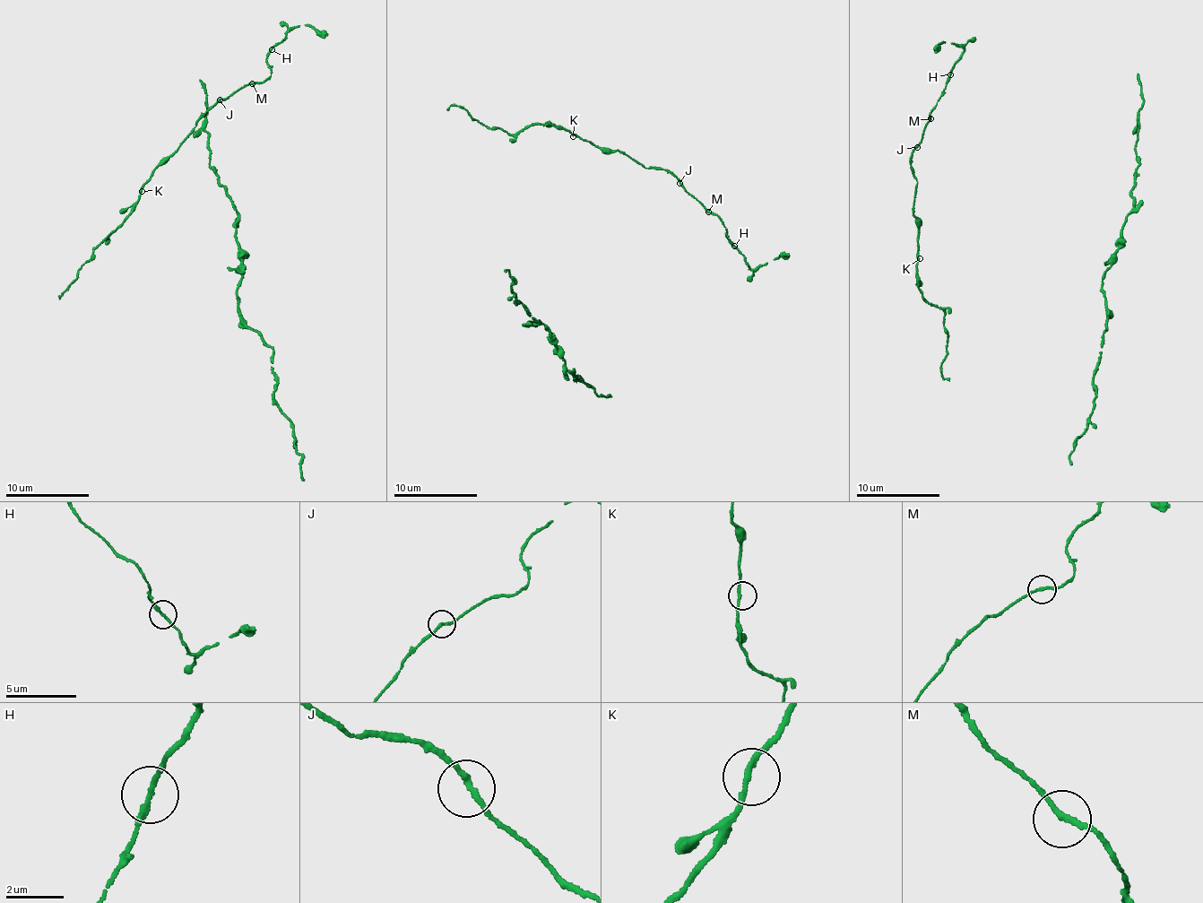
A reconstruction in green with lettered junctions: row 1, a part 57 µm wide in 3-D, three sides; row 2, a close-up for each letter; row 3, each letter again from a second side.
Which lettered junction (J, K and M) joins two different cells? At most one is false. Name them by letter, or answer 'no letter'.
no letter

